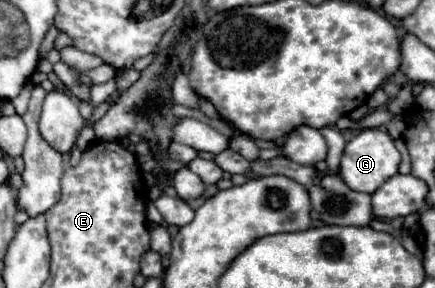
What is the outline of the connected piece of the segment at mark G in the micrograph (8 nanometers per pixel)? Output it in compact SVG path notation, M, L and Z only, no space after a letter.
M368 128L346 144L340 162L340 176L348 188L356 192L374 194L388 178L392 178L392 174L398 174L398 166L400 166L400 152L396 150L392 136L380 128Z

